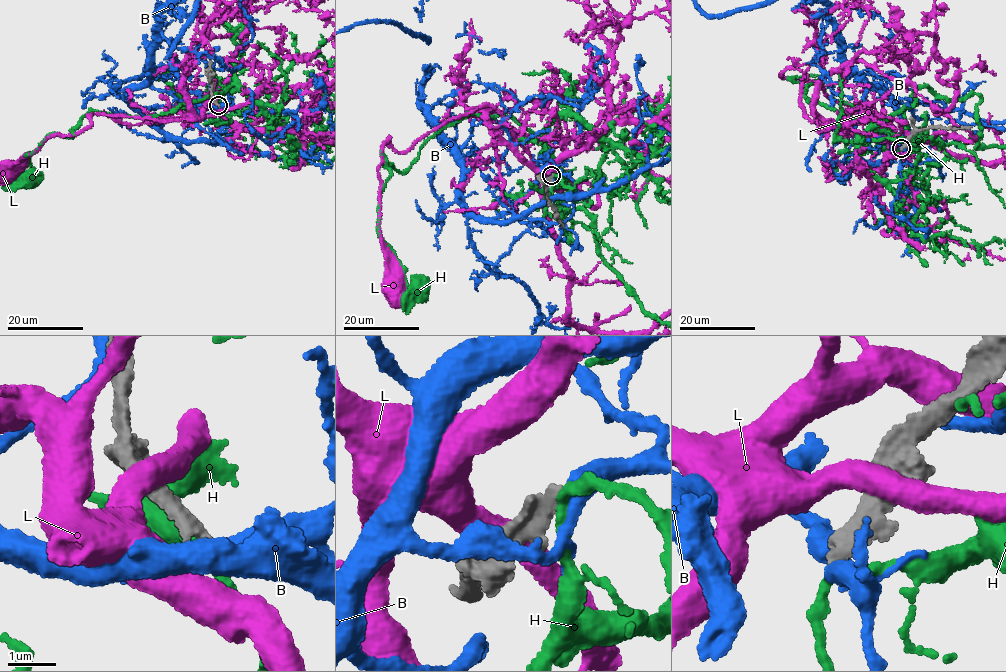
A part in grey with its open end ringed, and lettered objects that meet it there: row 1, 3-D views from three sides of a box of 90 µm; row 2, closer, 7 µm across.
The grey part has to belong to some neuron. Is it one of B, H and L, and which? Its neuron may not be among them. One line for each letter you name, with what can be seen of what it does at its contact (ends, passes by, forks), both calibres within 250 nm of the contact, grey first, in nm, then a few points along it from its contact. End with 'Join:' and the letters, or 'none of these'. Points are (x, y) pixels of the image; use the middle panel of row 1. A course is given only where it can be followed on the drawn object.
Join: none of these

